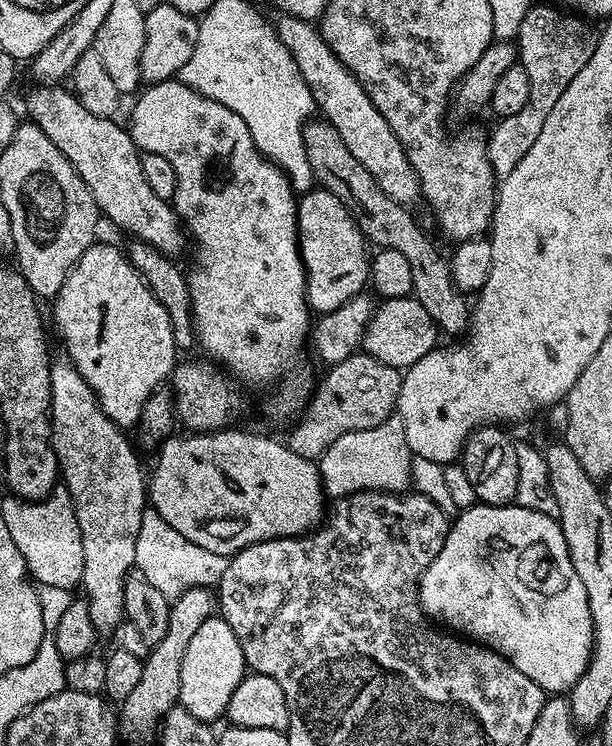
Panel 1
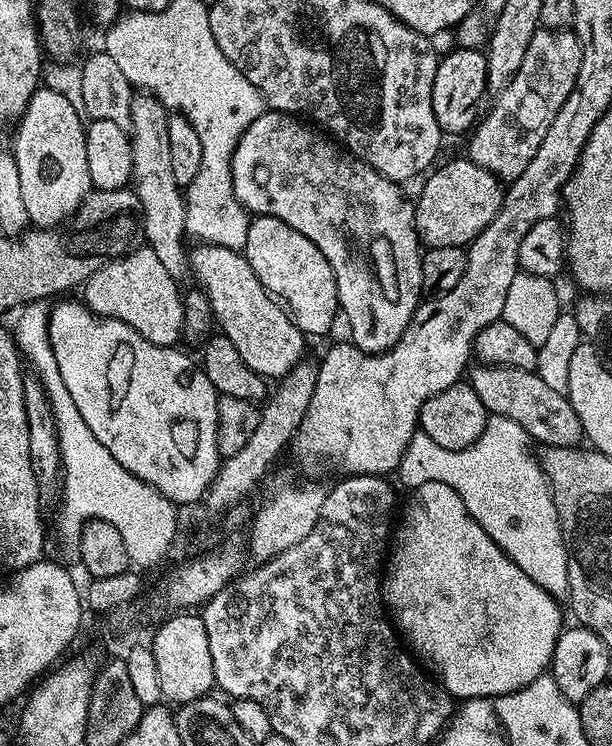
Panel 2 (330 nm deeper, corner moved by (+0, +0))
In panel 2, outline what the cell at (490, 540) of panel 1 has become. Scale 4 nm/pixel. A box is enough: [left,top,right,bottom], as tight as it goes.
[382,482,562,701]

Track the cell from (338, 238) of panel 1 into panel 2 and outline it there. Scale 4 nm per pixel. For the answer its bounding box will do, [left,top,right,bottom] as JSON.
[242,216,340,337]

